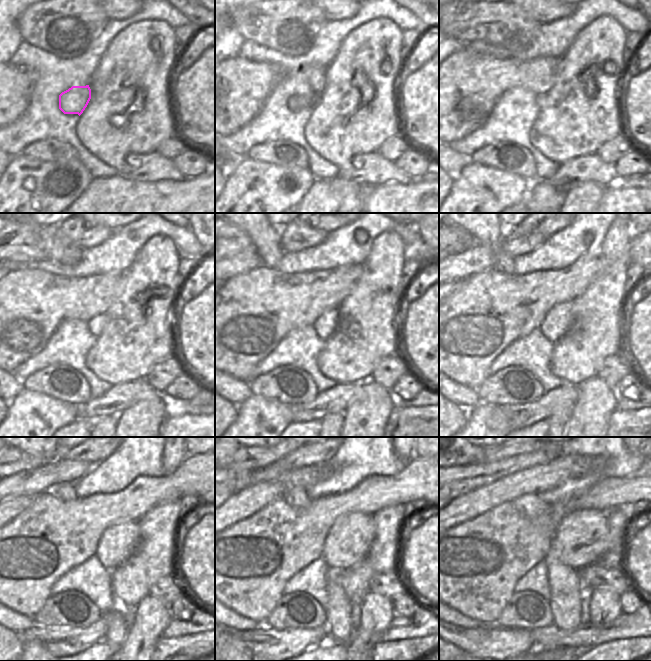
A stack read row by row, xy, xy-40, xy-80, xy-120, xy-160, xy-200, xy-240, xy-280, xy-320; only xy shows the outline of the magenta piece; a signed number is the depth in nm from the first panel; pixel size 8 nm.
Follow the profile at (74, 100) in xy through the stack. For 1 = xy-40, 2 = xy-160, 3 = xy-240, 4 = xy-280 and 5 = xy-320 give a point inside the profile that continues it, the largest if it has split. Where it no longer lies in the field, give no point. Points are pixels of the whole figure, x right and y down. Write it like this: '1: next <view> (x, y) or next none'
1: next xy-40 (296, 102)
2: next xy-160 (325, 325)
3: next xy-240 (120, 541)
4: next xy-280 (351, 536)
5: next xy-320 (582, 537)

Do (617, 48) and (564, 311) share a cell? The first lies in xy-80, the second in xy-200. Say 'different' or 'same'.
different

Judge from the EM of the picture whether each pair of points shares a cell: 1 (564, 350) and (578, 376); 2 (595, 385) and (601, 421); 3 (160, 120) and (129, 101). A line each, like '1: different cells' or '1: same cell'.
1: same cell
2: same cell
3: same cell

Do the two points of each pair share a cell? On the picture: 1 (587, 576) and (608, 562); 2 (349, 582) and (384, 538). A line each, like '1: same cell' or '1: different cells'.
1: different cells
2: same cell

